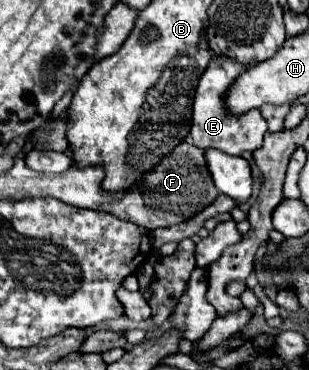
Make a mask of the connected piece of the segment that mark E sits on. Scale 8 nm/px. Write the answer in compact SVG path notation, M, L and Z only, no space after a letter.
M226 55L212 57L210 65L206 67L206 71L200 77L196 97L194 97L194 115L192 115L190 135L192 135L192 141L196 147L200 147L200 149L216 147L220 151L226 151L228 155L240 155L244 151L256 151L262 145L262 137L268 131L268 127L266 127L266 119L262 119L260 109L250 109L242 115L232 115L228 111L228 107L224 105L224 97L226 97L226 91L230 89L230 85L238 79L238 75L242 75L250 67L254 67L254 63L244 65Z

